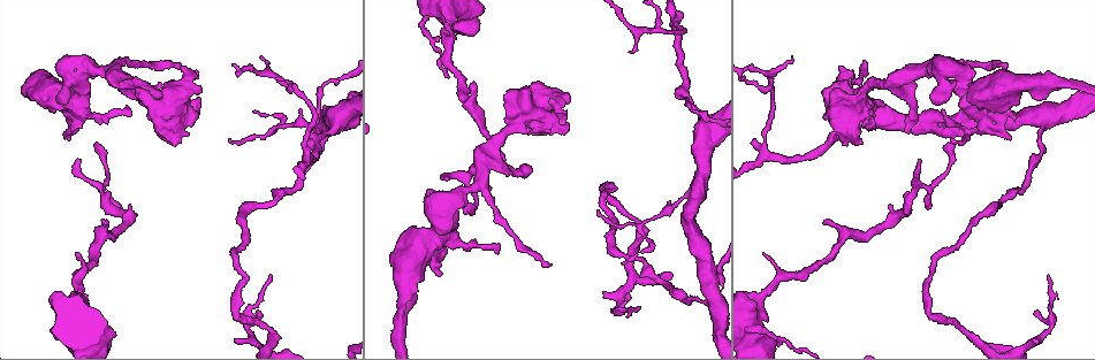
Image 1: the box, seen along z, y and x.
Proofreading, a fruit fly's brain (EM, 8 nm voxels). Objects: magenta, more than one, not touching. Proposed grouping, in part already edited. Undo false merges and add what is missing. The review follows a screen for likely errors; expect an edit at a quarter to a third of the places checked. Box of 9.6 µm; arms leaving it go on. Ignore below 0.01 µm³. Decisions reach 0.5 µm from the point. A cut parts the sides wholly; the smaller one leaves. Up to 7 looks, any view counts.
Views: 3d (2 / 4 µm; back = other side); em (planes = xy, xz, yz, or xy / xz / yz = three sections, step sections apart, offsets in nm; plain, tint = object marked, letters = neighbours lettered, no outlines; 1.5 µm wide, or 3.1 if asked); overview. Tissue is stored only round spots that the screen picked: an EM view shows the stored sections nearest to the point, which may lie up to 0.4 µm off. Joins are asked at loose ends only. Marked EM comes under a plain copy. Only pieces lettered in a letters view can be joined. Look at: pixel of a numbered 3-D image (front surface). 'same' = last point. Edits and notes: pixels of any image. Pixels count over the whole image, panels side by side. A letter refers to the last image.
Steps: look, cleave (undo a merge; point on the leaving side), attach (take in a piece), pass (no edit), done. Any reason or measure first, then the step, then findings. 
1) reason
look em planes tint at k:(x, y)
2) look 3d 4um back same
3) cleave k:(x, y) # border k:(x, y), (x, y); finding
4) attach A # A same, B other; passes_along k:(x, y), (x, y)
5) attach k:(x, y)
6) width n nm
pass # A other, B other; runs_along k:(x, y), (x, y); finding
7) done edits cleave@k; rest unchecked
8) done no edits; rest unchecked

closes a loop
look em planes letters at 1:(93, 72)

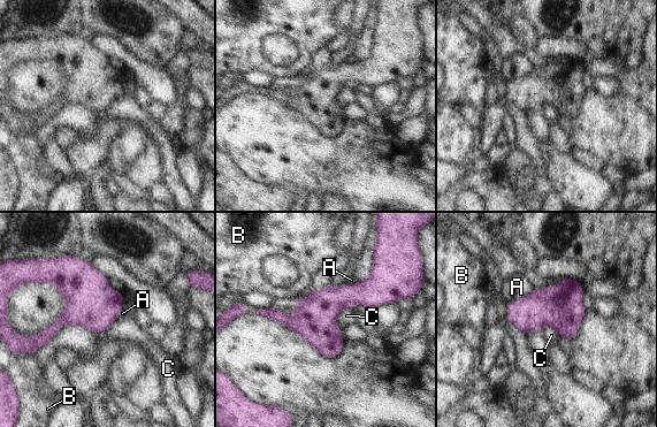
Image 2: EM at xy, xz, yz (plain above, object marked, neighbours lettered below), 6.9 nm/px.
pass # A other, B other, C other; runs_along 2:(390, 298), (340, 296), (310, 320), (262, 312); continuous, no second neuron

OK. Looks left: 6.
branch stops here
look em planes tint at 1:(68, 138)

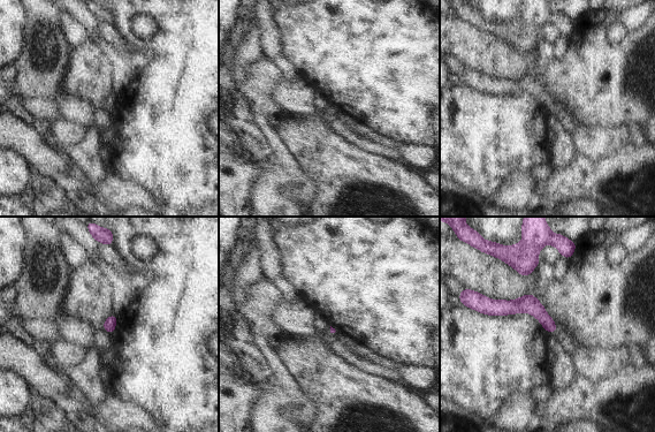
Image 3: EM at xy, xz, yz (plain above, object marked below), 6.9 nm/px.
what lies round it
look em planes letters same

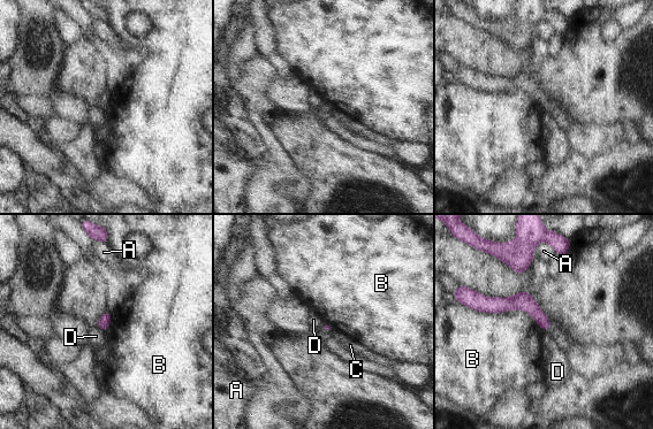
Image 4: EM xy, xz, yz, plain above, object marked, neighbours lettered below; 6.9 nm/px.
pass # A other, B other, C other, D other; none of them fits

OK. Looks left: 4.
tapers out
look 3d 4um at 1:(1048, 276)

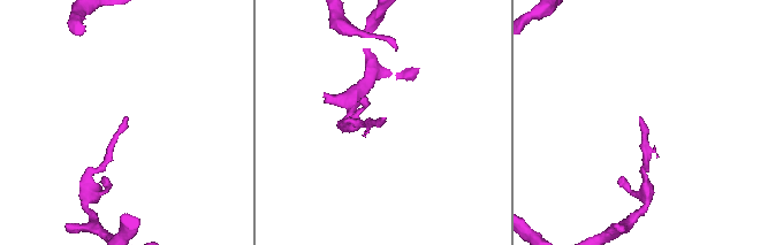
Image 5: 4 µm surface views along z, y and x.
now the EM
look em xz step 4 tint at 5:(386, 118)

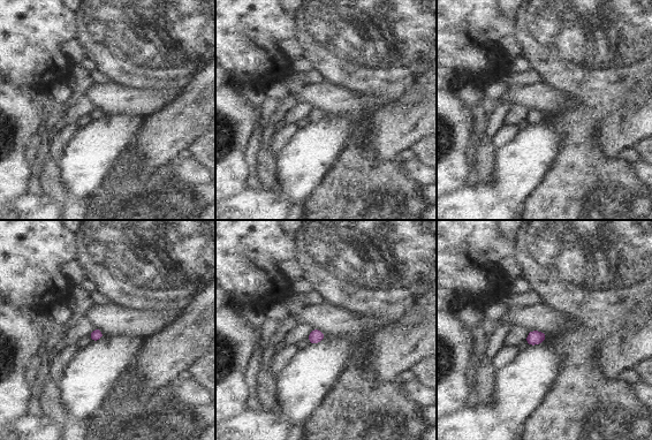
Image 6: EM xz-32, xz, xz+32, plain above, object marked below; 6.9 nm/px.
look em xz step 4 letters same

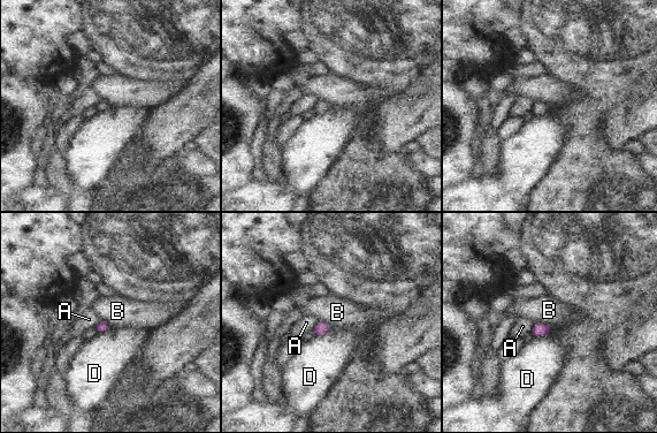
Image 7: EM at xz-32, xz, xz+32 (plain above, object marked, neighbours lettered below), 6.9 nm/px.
pass # A other, B other, D other; none of them fits

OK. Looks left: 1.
done no edits; rest unchecked

